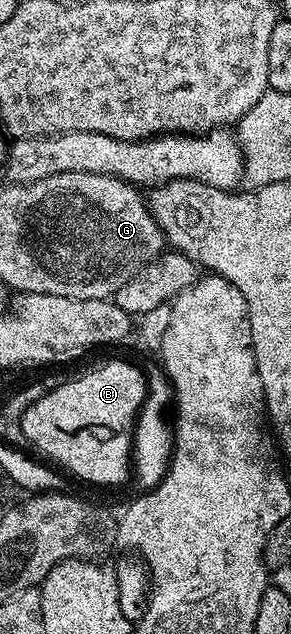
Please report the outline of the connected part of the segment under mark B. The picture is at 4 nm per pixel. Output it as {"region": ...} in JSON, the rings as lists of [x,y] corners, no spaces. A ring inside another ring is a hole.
{"region":[[[113,359],[110,363],[105,363],[102,367],[97,367],[94,371],[89,371],[86,375],[81,375],[78,379],[69,379],[66,383],[50,386],[49,391],[23,413],[23,433],[25,434],[26,444],[37,451],[42,451],[46,455],[46,460],[52,461],[58,468],[70,471],[73,475],[78,475],[85,483],[102,483],[105,487],[113,487],[116,483],[121,483],[124,479],[128,480],[131,475],[131,452],[133,450],[133,428],[137,421],[137,416],[141,410],[141,404],[145,401],[145,392],[147,390],[147,380],[143,374],[142,368],[136,367],[133,363],[124,363],[121,359]]]}

